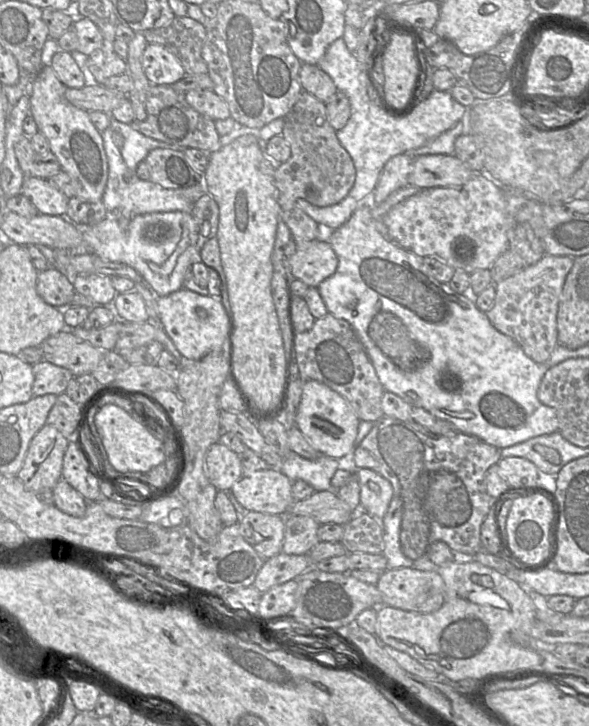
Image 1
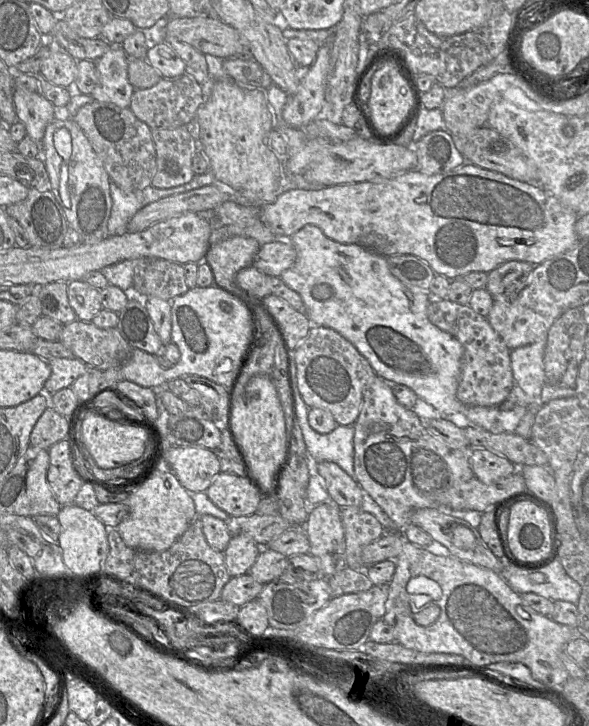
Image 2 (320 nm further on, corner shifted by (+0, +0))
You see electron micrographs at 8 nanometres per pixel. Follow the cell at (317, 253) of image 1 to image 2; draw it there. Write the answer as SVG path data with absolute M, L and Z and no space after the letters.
M271 242L260 246L252 266L267 276L280 277L297 259L297 251L291 242Z

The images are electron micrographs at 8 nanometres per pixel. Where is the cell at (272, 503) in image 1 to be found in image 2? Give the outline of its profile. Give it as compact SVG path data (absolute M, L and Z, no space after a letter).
M220 472L206 490L209 499L229 516L247 516L257 512L261 497L242 476Z

